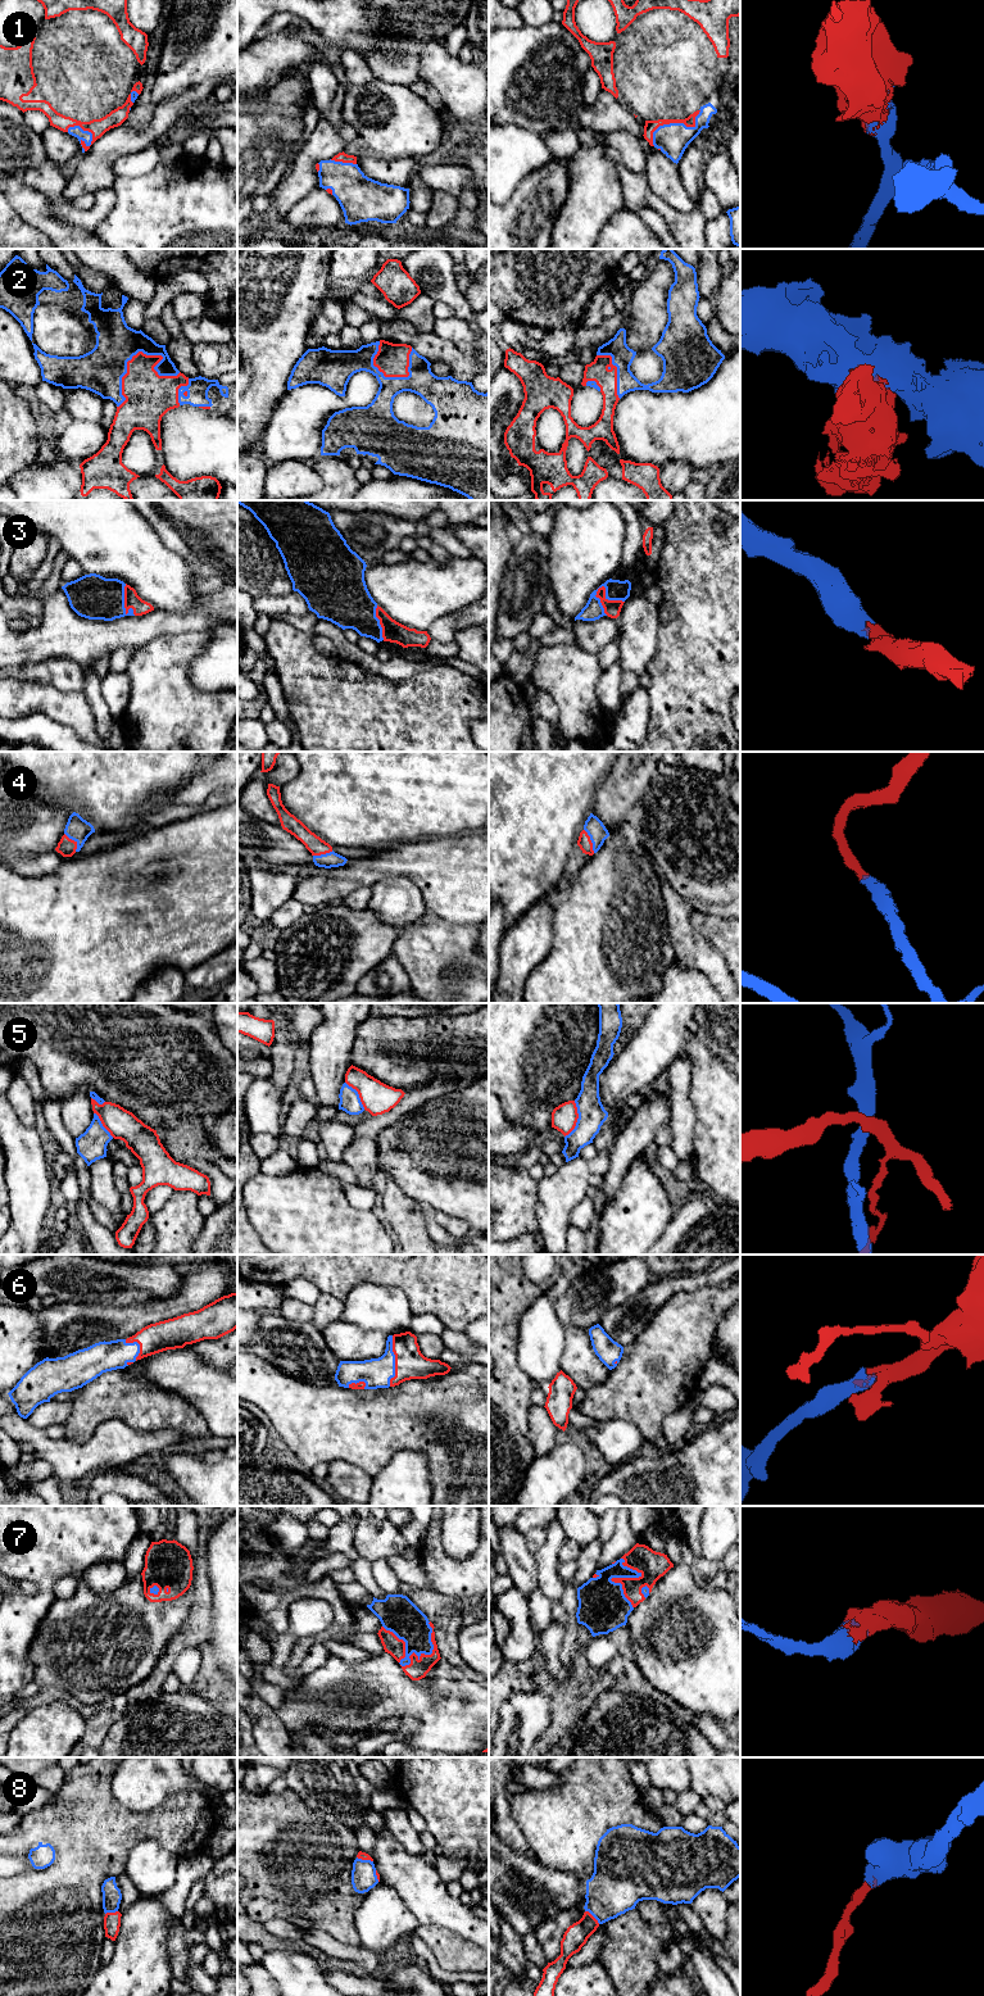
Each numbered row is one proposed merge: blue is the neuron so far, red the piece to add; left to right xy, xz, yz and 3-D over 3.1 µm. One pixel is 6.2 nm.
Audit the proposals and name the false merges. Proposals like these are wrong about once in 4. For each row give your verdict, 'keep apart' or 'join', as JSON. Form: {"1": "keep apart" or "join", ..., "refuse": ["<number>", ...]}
{"1": "join", "2": "join", "3": "join", "4": "join", "5": "keep apart", "6": "join", "7": "join", "8": "join", "refuse": ["5"]}

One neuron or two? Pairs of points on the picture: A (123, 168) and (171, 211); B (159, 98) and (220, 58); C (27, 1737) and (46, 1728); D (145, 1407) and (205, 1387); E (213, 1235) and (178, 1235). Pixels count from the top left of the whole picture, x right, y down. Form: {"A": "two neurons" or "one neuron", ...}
{"A": "two neurons", "B": "one neuron", "C": "one neuron", "D": "two neurons", "E": "two neurons"}

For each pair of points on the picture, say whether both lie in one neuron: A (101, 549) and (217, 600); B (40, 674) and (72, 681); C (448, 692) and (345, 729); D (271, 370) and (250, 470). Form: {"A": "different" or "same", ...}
{"A": "different", "B": "same", "C": "same", "D": "different"}

